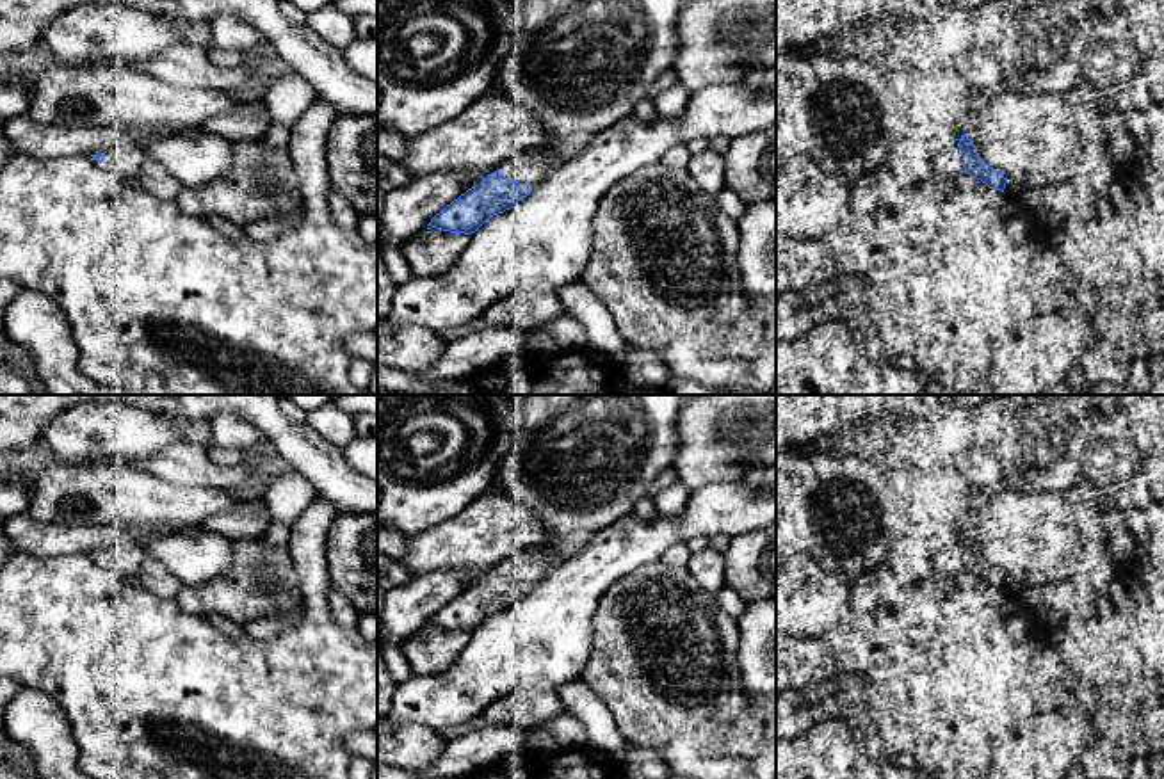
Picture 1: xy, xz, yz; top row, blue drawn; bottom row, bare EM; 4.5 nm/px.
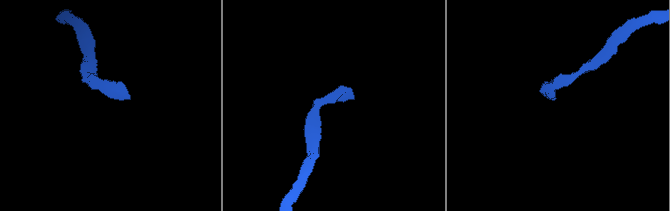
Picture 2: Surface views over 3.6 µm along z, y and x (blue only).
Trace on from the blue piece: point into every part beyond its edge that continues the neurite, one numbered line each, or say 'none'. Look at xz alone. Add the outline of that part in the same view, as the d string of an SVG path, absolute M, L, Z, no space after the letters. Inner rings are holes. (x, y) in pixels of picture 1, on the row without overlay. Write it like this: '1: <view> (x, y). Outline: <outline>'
1: xz (531, 566). Outline: M538 546L507 558L500 566L500 571L511 580L527 582L534 587L561 564L562 560L559 560L552 553L545 553Z

